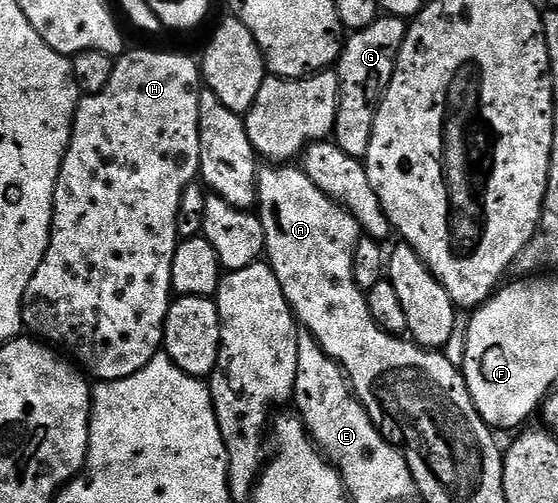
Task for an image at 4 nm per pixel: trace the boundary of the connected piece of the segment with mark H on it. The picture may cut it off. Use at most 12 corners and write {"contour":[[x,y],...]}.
{"contour":[[200,64],[83,95],[23,326],[109,383],[160,354]]}

